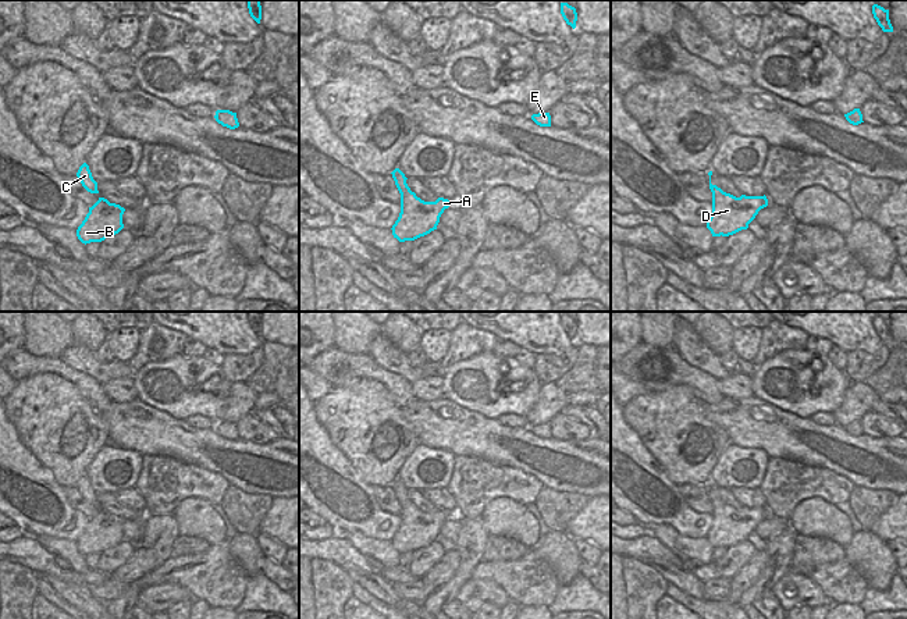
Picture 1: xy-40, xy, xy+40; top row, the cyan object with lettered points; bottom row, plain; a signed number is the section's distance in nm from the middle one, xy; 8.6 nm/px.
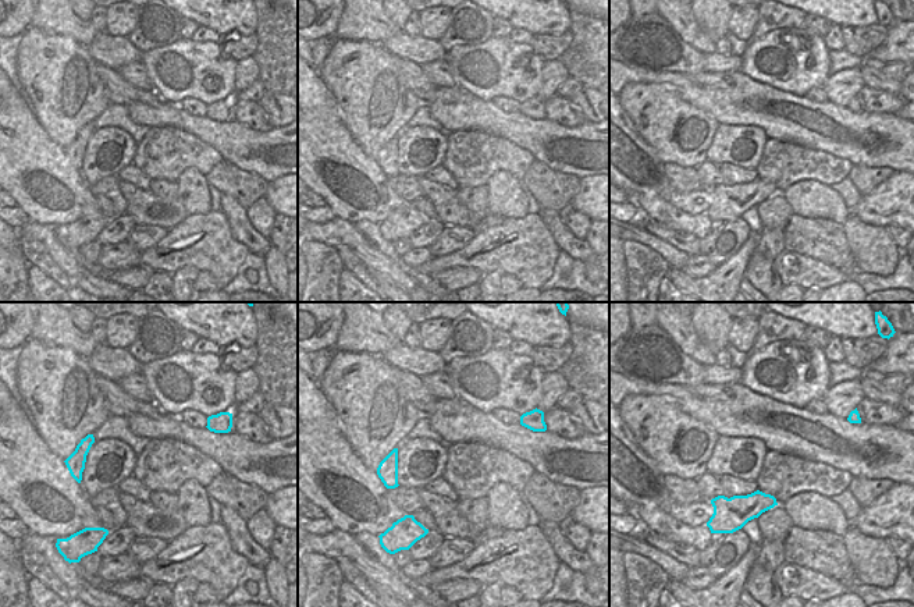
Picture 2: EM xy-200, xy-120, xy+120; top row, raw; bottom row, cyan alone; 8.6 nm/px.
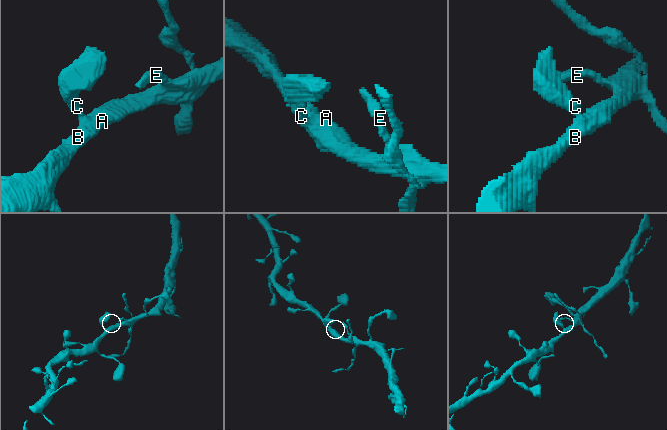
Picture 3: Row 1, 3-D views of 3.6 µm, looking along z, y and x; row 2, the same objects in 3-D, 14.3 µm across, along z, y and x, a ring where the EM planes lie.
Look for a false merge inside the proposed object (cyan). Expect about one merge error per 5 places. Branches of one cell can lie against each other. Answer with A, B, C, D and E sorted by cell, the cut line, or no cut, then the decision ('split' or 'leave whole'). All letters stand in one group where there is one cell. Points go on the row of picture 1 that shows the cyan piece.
A B C D E; no cut; leave whole

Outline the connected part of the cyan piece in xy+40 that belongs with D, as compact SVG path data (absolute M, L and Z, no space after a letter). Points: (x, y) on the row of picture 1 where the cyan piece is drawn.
M709 171L708 175L709 189L712 192L712 214L707 221L707 228L711 231L712 236L729 236L741 230L747 230L758 211L768 206L765 195L741 195L736 198L711 184L712 171Z

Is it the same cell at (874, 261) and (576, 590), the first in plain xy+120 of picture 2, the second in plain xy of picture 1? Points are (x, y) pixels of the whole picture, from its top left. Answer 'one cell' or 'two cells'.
two cells

